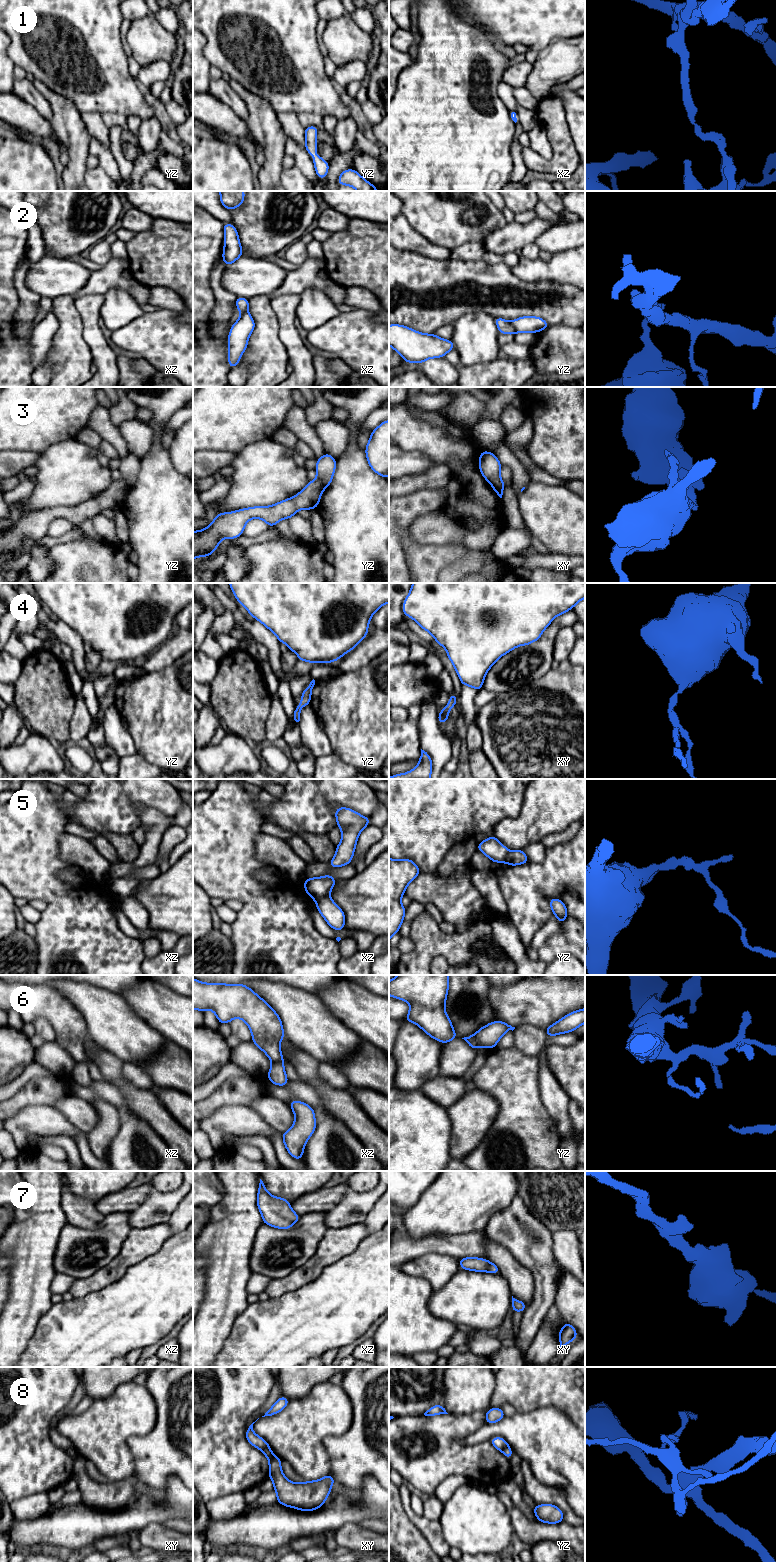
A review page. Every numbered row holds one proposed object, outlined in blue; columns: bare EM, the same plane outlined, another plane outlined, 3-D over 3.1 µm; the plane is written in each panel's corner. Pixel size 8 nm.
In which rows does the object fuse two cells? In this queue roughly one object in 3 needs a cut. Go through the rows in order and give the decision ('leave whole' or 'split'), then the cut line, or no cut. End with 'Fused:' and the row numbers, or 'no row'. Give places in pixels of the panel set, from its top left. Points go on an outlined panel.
1: leave whole | no cut
2: split | yz (510, 323), (516, 332)
3: split | yz (317, 478), (324, 488)
4: leave whole | no cut
5: split | xz (327, 895), (315, 900)
6: split | xz (273, 1061), (282, 1062)
7: leave whole | no cut
8: split | xy (269, 1448), (261, 1450)
Fused: 2, 3, 5, 6, 8

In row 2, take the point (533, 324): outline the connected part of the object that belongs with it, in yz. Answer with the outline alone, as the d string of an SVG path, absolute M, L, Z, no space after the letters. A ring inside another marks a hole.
M523 316L514 319L511 324L516 333L531 332L534 334L550 326L544 319L536 316Z

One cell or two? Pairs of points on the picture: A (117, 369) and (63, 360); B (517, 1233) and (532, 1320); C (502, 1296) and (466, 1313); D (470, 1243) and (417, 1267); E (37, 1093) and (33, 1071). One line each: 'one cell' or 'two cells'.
A: two cells
B: one cell
C: one cell
D: two cells
E: two cells

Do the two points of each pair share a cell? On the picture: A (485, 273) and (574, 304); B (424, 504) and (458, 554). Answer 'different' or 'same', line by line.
A: same
B: different

